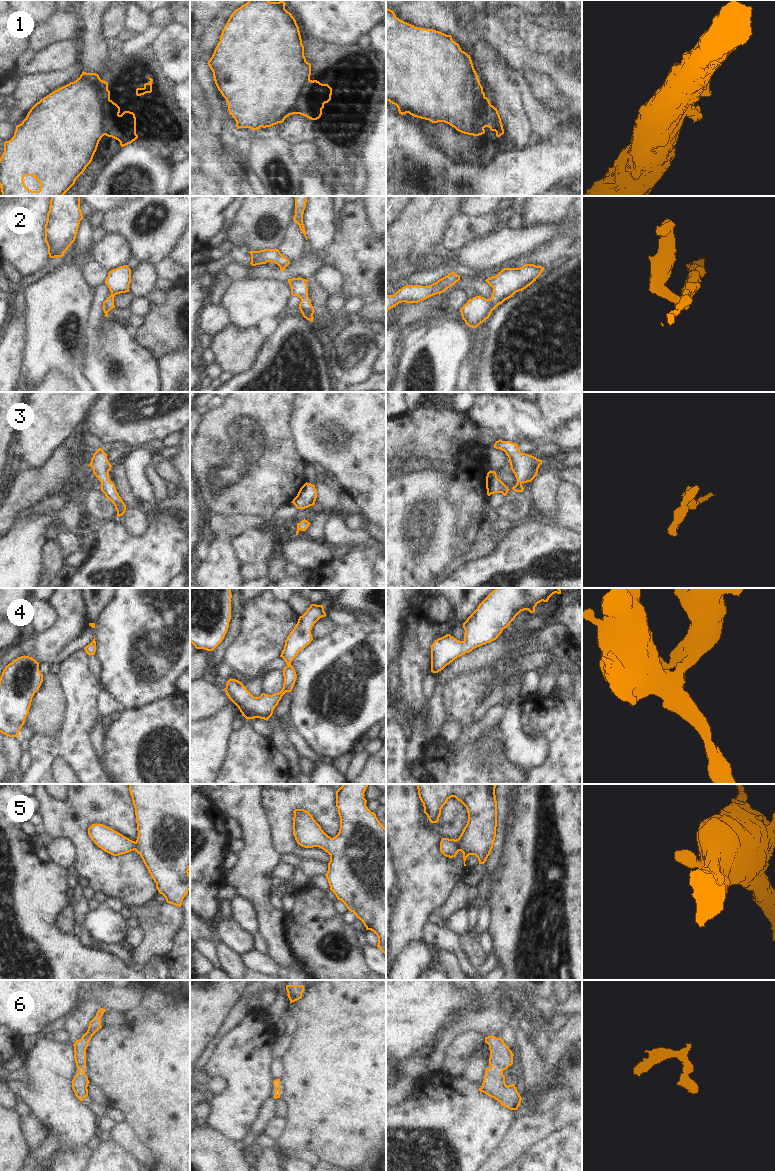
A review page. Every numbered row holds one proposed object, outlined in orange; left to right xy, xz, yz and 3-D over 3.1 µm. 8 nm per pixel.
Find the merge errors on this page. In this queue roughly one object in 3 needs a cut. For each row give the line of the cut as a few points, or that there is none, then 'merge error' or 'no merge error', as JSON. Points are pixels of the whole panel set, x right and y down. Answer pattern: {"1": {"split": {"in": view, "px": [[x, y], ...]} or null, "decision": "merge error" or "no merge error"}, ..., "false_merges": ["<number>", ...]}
{"1": {"split": null, "decision": "no merge error"}, "2": {"split": null, "decision": "no merge error"}, "3": {"split": null, "decision": "no merge error"}, "4": {"split": null, "decision": "no merge error"}, "5": {"split": null, "decision": "no merge error"}, "6": {"split": null, "decision": "no merge error"}, "false_merges": []}

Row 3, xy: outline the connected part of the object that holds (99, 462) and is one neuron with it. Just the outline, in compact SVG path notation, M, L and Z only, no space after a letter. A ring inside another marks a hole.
M99 448L91 459L88 466L93 468L93 473L101 482L101 491L105 496L114 504L117 511L117 517L124 515L126 511L126 505L119 496L115 484L109 480L109 471L112 465L107 459L107 453L105 453L101 448Z

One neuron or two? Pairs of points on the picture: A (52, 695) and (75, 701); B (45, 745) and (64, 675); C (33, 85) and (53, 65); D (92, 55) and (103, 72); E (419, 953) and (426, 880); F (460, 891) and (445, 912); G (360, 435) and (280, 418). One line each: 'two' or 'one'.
A: two
B: one
C: two
D: one
E: two
F: one
G: two

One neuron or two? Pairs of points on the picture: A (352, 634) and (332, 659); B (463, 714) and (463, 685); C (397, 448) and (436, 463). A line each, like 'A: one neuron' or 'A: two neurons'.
A: one neuron
B: one neuron
C: one neuron

